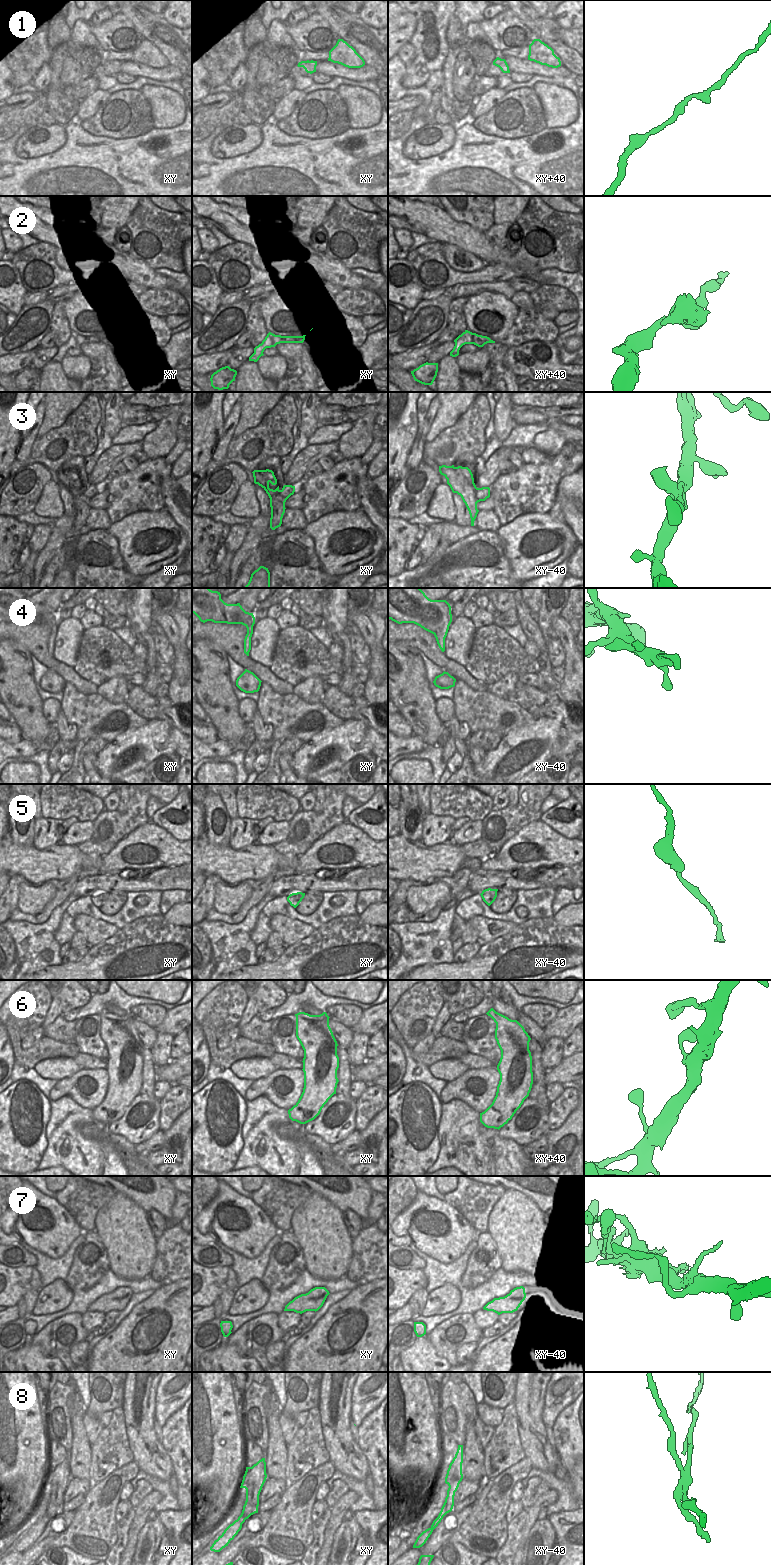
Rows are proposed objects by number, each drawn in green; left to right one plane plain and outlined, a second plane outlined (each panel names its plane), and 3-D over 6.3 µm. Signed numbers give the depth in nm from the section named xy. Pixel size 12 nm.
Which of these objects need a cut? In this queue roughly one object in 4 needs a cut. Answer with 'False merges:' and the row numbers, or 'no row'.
False merges: 7, 8

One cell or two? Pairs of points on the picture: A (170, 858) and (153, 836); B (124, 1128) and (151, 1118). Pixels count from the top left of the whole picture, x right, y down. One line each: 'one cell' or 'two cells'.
A: one cell
B: one cell

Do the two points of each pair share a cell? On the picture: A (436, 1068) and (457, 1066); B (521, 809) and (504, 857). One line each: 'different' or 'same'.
A: same
B: different

